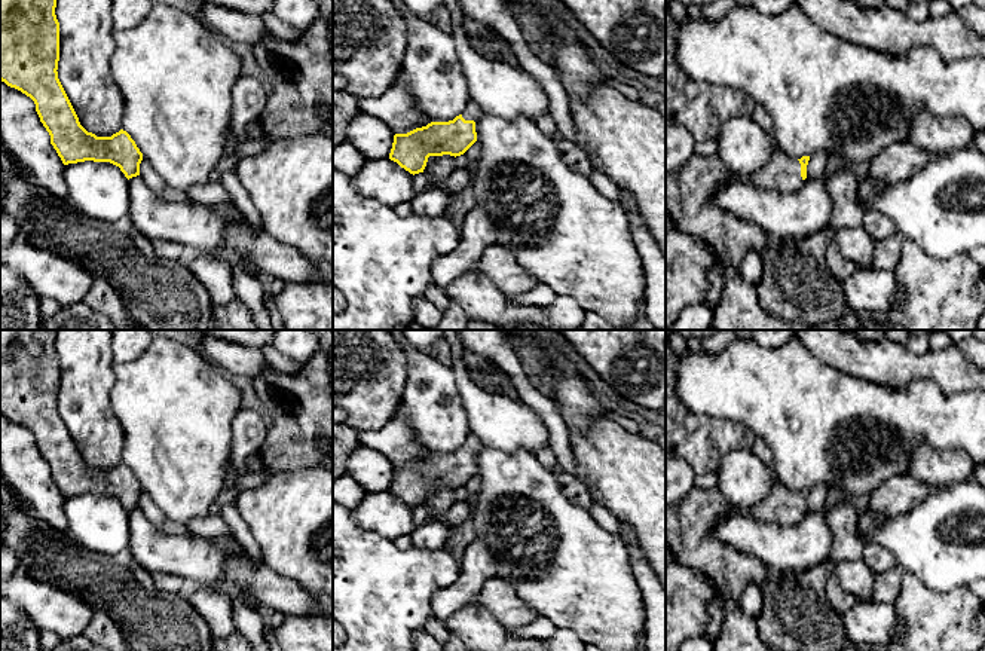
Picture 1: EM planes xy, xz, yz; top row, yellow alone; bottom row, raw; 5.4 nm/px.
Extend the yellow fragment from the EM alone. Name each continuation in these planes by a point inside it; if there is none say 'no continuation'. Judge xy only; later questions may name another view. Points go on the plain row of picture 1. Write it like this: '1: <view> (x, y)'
no continuation

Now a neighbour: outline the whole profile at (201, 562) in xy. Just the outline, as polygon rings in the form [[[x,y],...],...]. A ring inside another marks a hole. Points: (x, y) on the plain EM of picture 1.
[[[140,508],[129,511],[128,519],[128,548],[134,559],[150,574],[172,574],[189,586],[226,584],[227,559],[247,553],[236,540],[204,540],[186,529],[162,531]]]

